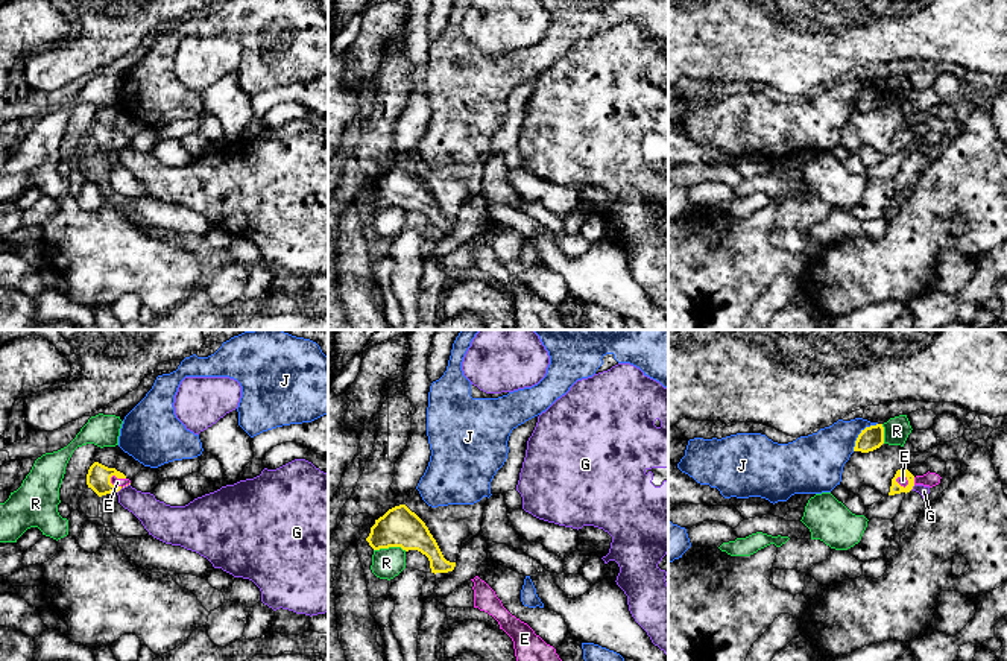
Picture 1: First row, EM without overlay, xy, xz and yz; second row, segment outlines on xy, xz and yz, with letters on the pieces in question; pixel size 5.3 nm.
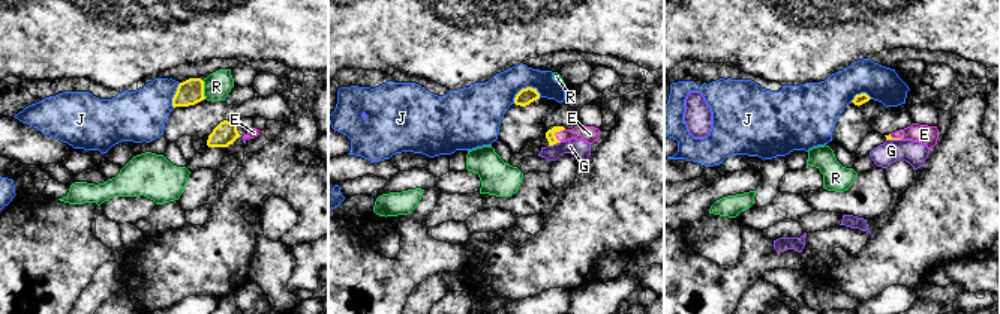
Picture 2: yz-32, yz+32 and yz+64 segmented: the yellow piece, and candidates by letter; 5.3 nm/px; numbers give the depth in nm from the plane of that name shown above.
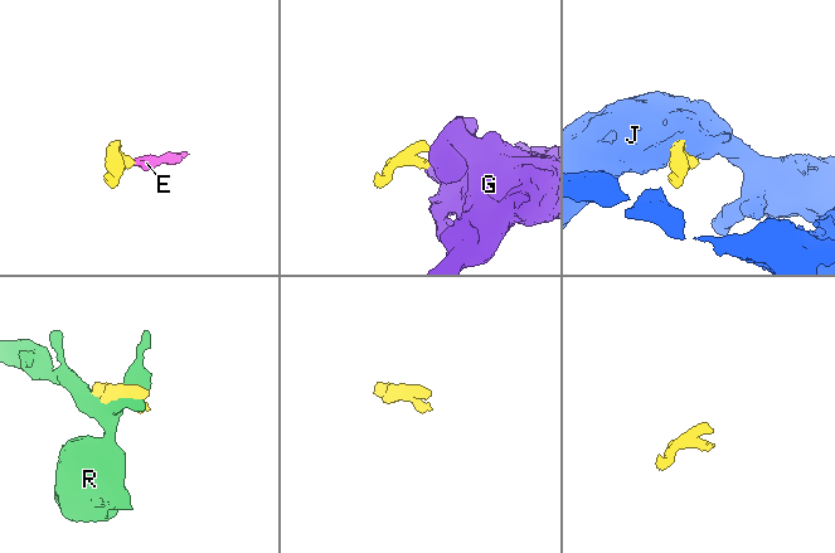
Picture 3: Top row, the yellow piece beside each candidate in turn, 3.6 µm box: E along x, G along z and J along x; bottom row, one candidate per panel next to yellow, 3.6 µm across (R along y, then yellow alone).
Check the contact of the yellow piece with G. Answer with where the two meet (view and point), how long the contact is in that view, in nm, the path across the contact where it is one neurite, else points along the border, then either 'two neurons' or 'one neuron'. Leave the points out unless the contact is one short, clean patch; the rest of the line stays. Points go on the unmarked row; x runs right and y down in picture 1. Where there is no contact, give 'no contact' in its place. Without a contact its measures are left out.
contact xy (123, 146); length 90 nm; border xy (129, 143), (117, 152); two neurons

